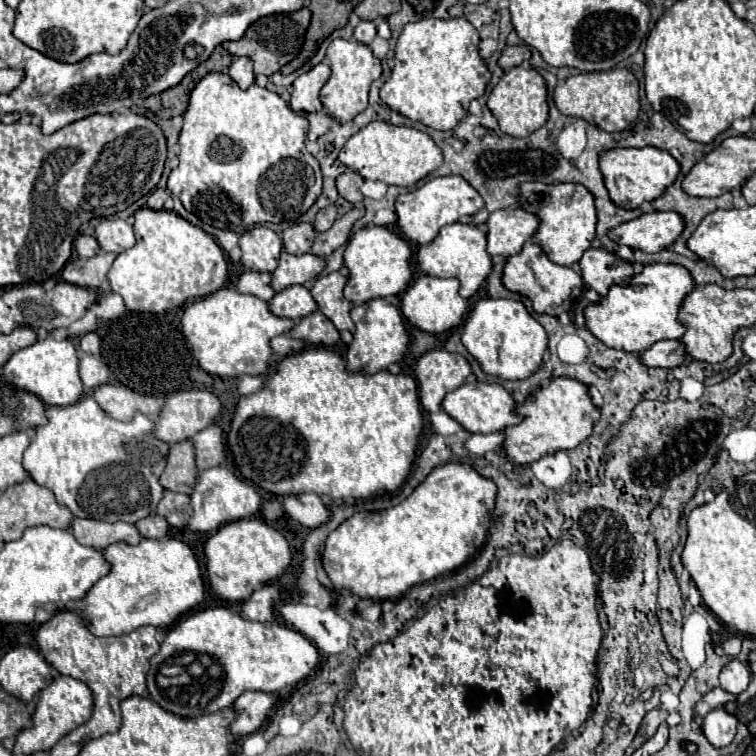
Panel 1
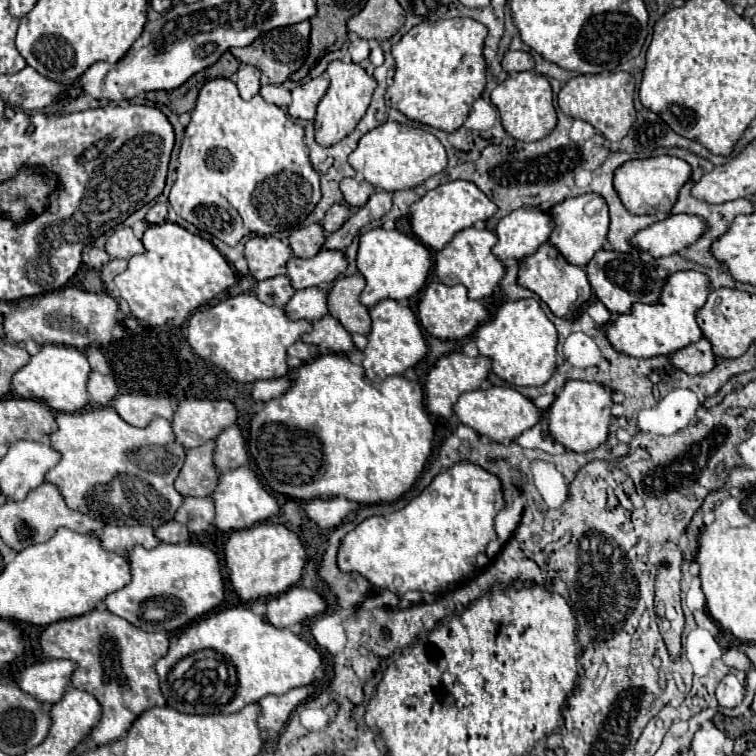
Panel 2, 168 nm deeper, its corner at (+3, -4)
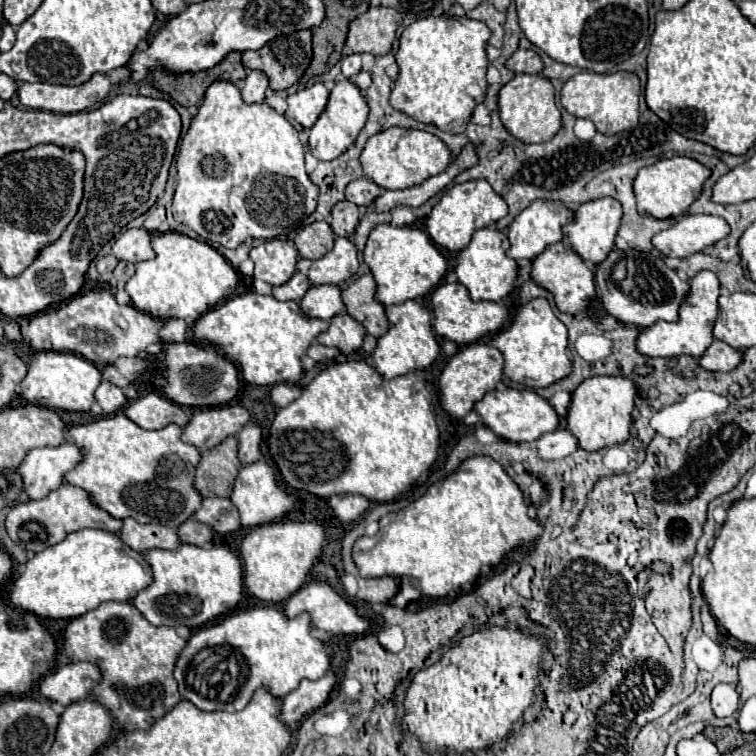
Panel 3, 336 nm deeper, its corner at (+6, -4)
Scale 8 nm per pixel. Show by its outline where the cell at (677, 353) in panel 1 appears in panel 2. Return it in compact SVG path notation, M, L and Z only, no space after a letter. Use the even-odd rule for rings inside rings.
M701 338L697 344L689 344L679 352L671 354L669 360L673 366L681 368L687 374L703 374L713 370L717 356L713 354L711 342L707 338Z

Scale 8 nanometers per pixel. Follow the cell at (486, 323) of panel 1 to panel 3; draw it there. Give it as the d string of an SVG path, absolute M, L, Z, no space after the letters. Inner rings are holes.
M534 298L528 304L522 304L514 312L512 322L508 322L502 330L498 330L492 336L490 346L502 352L504 374L516 384L522 384L528 388L544 388L564 378L566 374L570 374L570 360L566 356L568 330L554 316L546 298Z

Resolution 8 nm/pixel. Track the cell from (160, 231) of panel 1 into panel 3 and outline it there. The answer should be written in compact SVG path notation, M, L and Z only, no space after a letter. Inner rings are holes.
M154 234L152 250L156 252L156 258L138 262L134 276L124 286L134 308L150 314L152 318L182 318L188 326L192 326L206 310L224 300L238 282L236 270L222 254L206 242L198 242L186 234Z

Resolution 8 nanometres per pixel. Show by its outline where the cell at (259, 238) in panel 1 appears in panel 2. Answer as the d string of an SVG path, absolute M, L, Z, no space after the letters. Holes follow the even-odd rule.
M253 236L245 244L245 258L249 262L251 276L261 282L285 274L291 248L273 236Z

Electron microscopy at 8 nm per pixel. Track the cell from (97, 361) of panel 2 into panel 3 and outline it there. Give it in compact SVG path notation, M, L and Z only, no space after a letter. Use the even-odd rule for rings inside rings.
M112 364L102 366L102 368L100 368L100 372L102 372L102 378L104 378L104 380L108 380L108 382L112 382L112 384L120 386L120 388L128 388L128 386L130 386L130 382L128 382L128 380L118 372L118 368L116 368L116 366L112 366Z

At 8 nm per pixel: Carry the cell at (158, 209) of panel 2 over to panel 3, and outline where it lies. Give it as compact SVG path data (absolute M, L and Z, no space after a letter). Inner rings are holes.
M152 206L146 214L146 222L144 222L144 228L150 230L150 232L158 232L158 228L166 222L166 213L164 213L165 207L163 206Z

